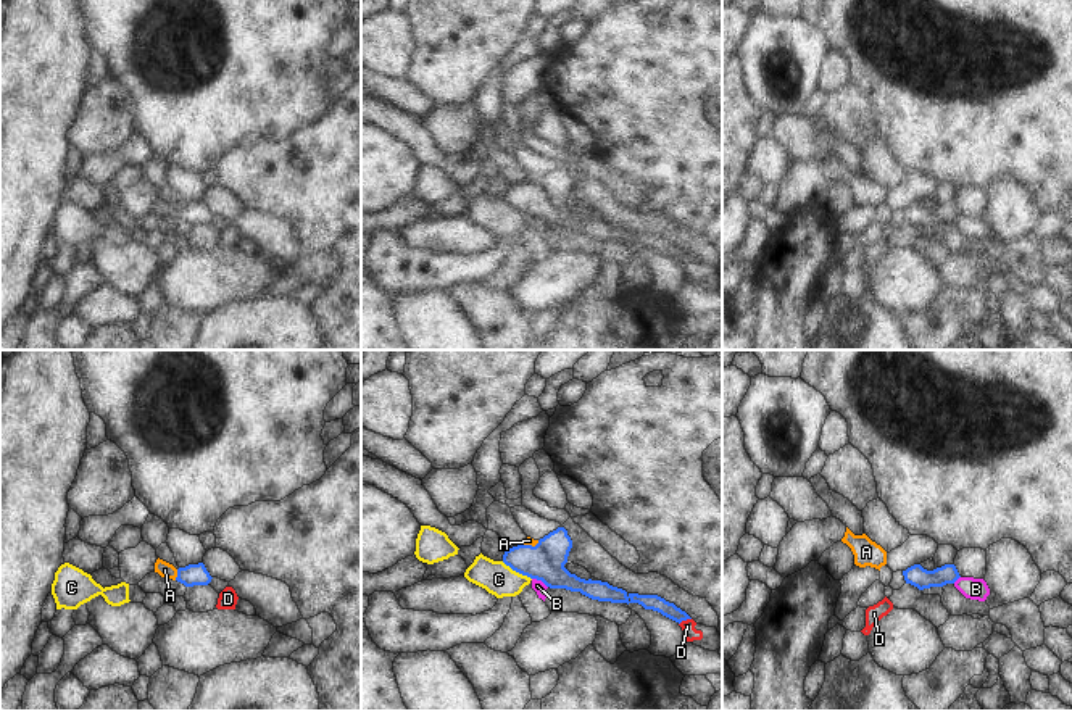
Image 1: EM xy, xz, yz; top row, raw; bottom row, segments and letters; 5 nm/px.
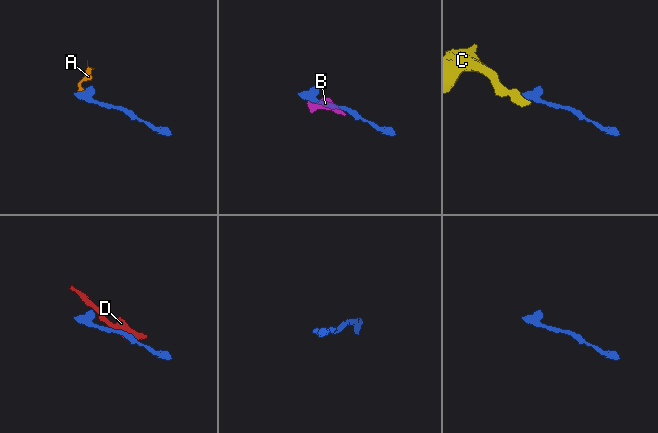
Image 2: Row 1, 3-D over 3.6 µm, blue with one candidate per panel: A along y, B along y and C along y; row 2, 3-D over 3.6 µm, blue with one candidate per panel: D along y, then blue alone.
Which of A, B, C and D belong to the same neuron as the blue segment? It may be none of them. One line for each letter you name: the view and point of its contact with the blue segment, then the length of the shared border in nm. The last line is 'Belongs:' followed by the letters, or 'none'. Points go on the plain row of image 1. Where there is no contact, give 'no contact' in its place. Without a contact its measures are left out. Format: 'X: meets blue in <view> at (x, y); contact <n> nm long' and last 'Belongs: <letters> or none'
A: meets blue in xy at (178, 213); contact 60 nm long
Belongs: A

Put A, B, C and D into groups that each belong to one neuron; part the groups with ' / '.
A / B C / D

